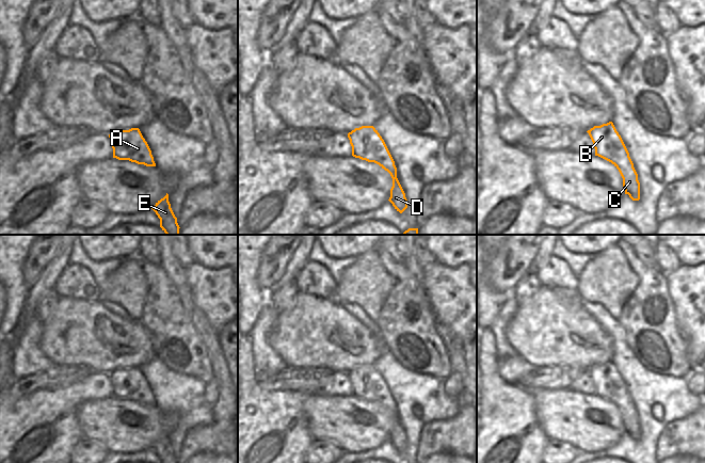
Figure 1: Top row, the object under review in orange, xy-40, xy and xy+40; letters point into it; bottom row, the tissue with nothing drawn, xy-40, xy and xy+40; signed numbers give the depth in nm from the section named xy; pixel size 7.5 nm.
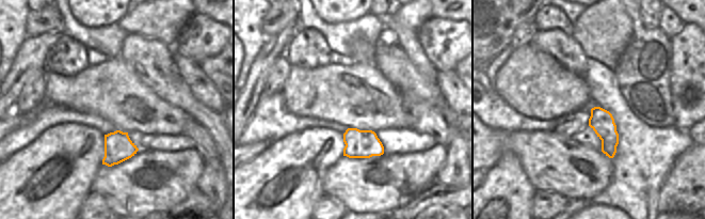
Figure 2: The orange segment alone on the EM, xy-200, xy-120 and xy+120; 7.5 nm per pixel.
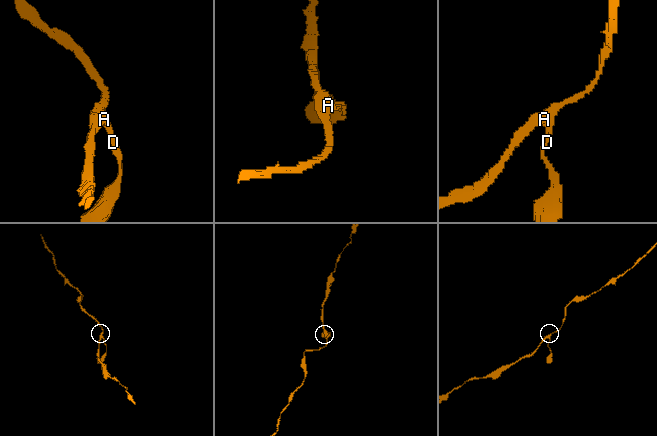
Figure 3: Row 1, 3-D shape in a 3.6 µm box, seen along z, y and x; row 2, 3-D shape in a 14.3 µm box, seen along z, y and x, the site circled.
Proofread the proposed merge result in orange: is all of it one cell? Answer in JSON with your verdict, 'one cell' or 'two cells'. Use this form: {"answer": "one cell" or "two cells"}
{"answer": "one cell"}

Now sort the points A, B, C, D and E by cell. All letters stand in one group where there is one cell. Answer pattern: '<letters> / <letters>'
A B C D E

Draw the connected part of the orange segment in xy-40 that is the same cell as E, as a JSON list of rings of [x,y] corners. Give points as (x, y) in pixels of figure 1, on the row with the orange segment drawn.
[[[169,194],[158,201],[151,208],[160,219],[160,227],[166,235],[179,235],[179,225],[175,217],[171,204],[169,202]]]

